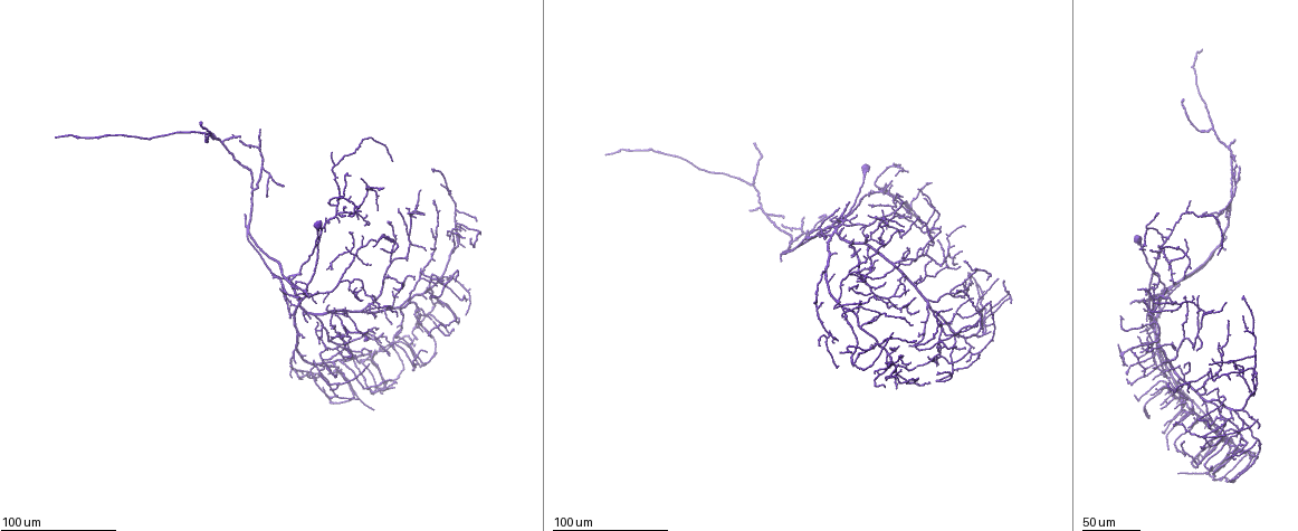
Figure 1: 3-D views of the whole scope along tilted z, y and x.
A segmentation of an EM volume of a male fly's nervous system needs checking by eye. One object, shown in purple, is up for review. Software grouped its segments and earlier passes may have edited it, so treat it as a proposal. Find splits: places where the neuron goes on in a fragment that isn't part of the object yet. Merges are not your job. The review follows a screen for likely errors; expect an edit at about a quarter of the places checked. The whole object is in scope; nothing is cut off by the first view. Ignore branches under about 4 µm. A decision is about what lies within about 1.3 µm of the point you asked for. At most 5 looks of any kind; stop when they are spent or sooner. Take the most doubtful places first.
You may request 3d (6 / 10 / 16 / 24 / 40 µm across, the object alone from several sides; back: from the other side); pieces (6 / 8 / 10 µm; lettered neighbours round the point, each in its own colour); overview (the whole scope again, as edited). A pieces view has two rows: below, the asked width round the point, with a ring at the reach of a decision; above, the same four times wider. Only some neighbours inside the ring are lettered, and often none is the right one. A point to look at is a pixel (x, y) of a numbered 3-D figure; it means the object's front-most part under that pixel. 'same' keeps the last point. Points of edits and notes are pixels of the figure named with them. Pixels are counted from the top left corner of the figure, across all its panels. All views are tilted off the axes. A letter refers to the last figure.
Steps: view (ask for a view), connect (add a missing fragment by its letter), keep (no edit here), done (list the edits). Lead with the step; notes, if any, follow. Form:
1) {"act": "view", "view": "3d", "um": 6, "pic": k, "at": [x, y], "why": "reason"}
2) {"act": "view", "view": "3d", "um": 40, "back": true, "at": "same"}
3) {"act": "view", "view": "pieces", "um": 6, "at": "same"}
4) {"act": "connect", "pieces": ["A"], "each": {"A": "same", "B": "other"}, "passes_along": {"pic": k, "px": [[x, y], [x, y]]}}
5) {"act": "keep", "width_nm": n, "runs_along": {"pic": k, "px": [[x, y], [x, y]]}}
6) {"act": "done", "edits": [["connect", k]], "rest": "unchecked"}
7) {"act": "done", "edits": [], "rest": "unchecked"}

{"act": "view", "view": "3d", "um": 40, "pic": 1, "at": [1196, 296], "why": "free end"}

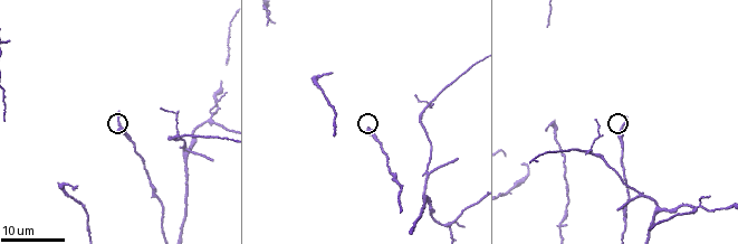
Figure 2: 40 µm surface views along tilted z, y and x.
{"act": "view", "view": "pieces", "um": 8, "pic": 2, "at": [627, 117]}

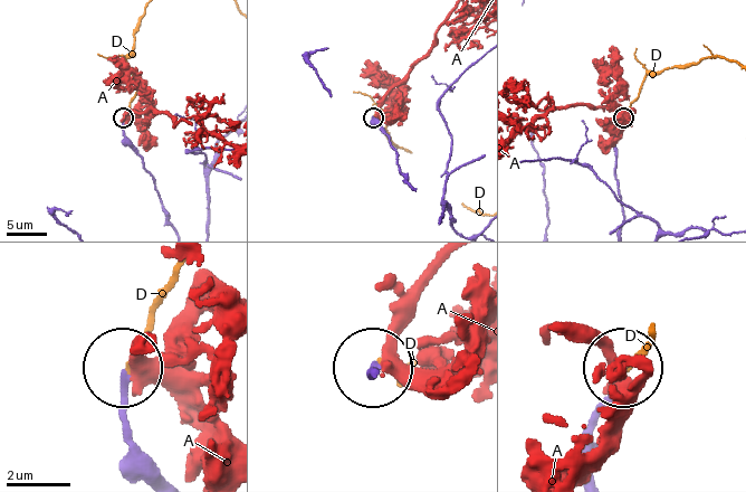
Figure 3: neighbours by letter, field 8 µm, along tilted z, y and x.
{"act": "connect", "pieces": ["D"], "each": {"A": "other", "D": "same"}, "passes_along": {"pic": 3, "px": [[154, 463], [128, 420], [128, 368], [175, 263]]}, "found": "it goes on there"}

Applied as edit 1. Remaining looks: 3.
{"act": "view", "view": "overview"}

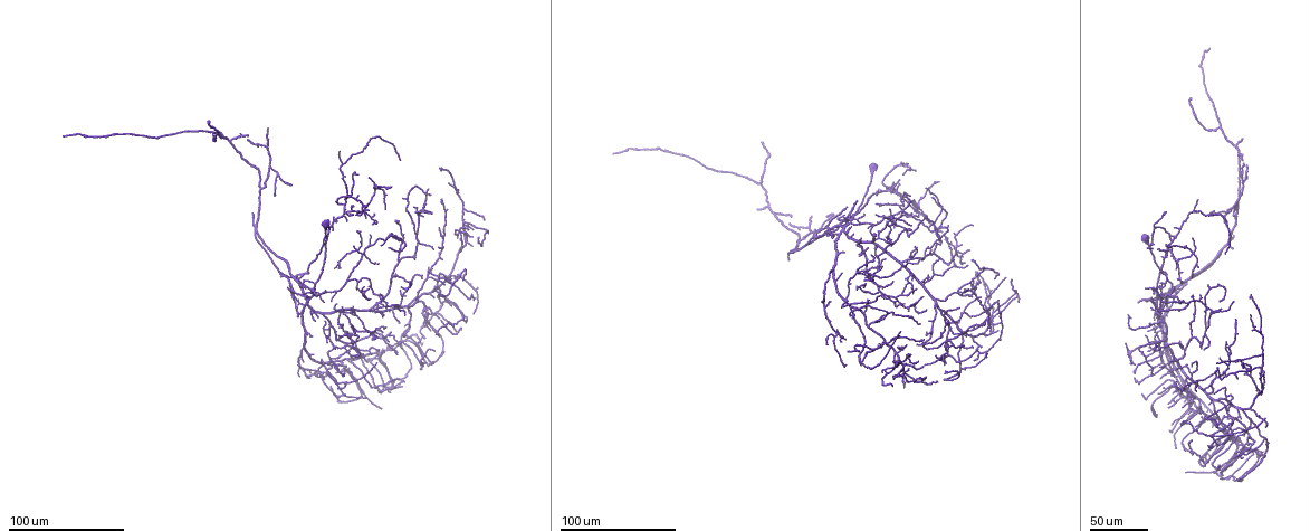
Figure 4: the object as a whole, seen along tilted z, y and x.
{"act": "view", "view": "3d", "um": 40, "pic": 4, "at": [64, 138], "why": "long arm stops here"}

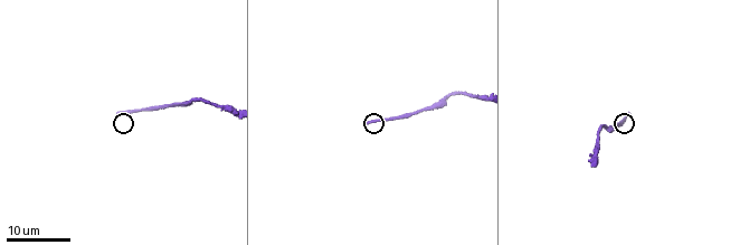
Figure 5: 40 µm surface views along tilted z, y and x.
{"act": "view", "view": "pieces", "um": 8, "pic": 5, "at": [119, 113]}

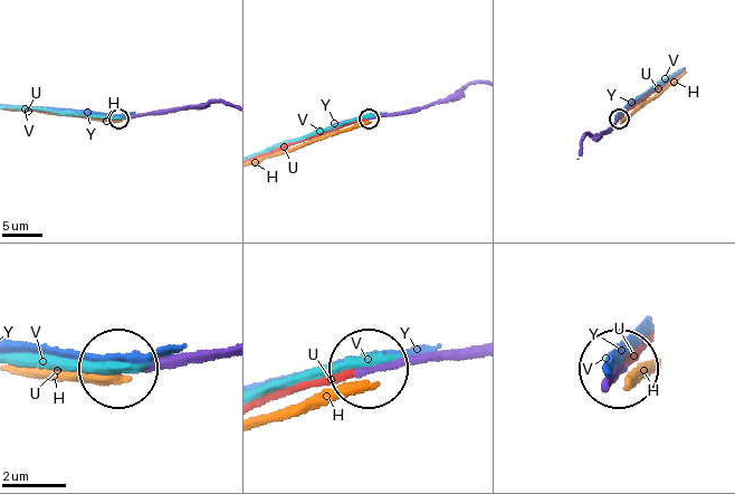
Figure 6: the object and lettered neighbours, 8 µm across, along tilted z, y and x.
{"act": "connect", "pieces": ["U"], "each": {"H": "other", "U": "same", "V": "other", "Y": "other"}, "found": "it goes on there"}

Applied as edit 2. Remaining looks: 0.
{"act": "done", "edits": [["connect", 3], ["connect", 6]], "rest": "unchecked"}

